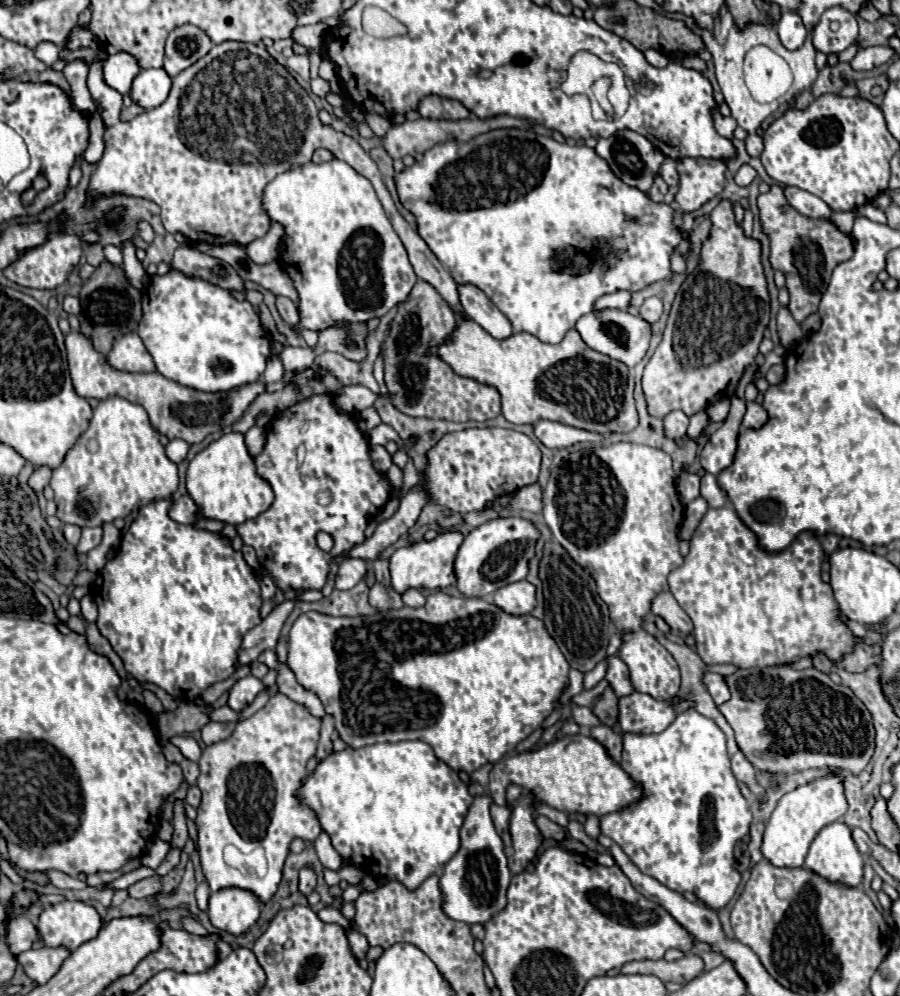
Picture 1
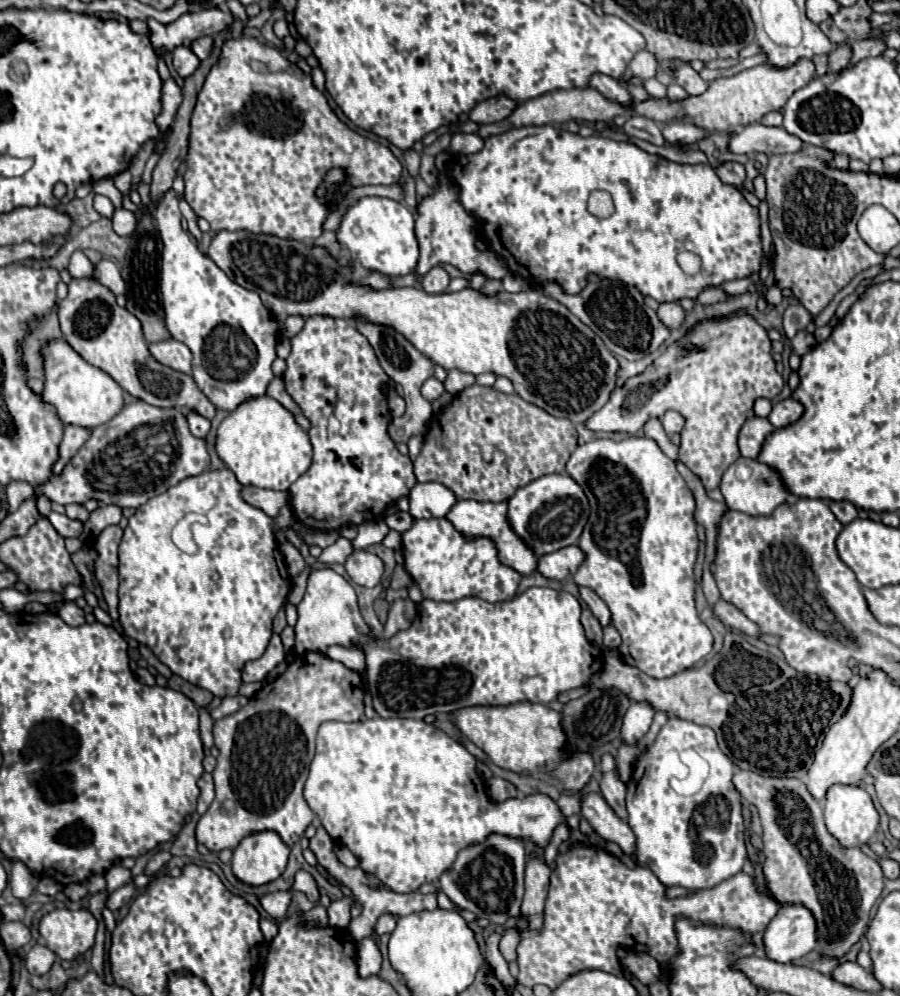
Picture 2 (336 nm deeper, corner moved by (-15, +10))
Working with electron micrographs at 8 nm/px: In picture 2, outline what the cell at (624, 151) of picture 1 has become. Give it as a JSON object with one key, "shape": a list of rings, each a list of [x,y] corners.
{"shape":[[[595,74],[595,76],[591,78],[591,86],[593,86],[595,90],[599,90],[605,98],[609,98],[609,100],[613,100],[613,102],[625,106],[625,108],[631,108],[631,106],[633,106],[633,96],[629,94],[629,90],[623,88],[623,86],[621,86],[619,82],[615,82],[613,78],[607,78],[607,76],[603,76],[603,74]]]}

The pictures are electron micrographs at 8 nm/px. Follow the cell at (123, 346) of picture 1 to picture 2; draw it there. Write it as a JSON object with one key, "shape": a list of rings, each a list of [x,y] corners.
{"shape":[[[169,338],[169,340],[163,340],[163,342],[149,344],[149,352],[163,366],[169,366],[173,370],[191,374],[191,352],[185,344]]]}

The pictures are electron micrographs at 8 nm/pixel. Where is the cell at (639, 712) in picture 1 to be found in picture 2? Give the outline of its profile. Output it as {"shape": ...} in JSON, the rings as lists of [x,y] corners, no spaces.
{"shape":[[[633,702],[623,718],[623,728],[621,728],[621,738],[627,744],[639,742],[647,732],[653,722],[655,708],[649,702]]]}

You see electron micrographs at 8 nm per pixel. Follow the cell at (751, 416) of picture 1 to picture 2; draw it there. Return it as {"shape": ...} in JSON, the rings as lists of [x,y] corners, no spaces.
{"shape":[[[787,398],[787,400],[777,402],[767,418],[775,428],[783,428],[783,426],[795,422],[797,418],[801,418],[801,414],[803,414],[803,406],[797,400]]]}

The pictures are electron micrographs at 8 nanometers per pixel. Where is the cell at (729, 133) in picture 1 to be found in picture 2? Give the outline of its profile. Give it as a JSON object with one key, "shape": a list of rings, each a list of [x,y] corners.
{"shape":[[[673,60],[675,64],[675,76],[677,76],[677,84],[683,86],[687,90],[689,96],[701,96],[703,92],[707,92],[709,82],[705,82],[691,66],[687,66],[687,62],[681,60]]]}

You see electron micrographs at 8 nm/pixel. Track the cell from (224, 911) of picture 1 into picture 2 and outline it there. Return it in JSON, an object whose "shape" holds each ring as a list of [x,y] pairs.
{"shape":[[[271,832],[251,834],[233,852],[231,870],[237,880],[249,886],[263,886],[277,880],[289,858],[289,848],[285,842]]]}

